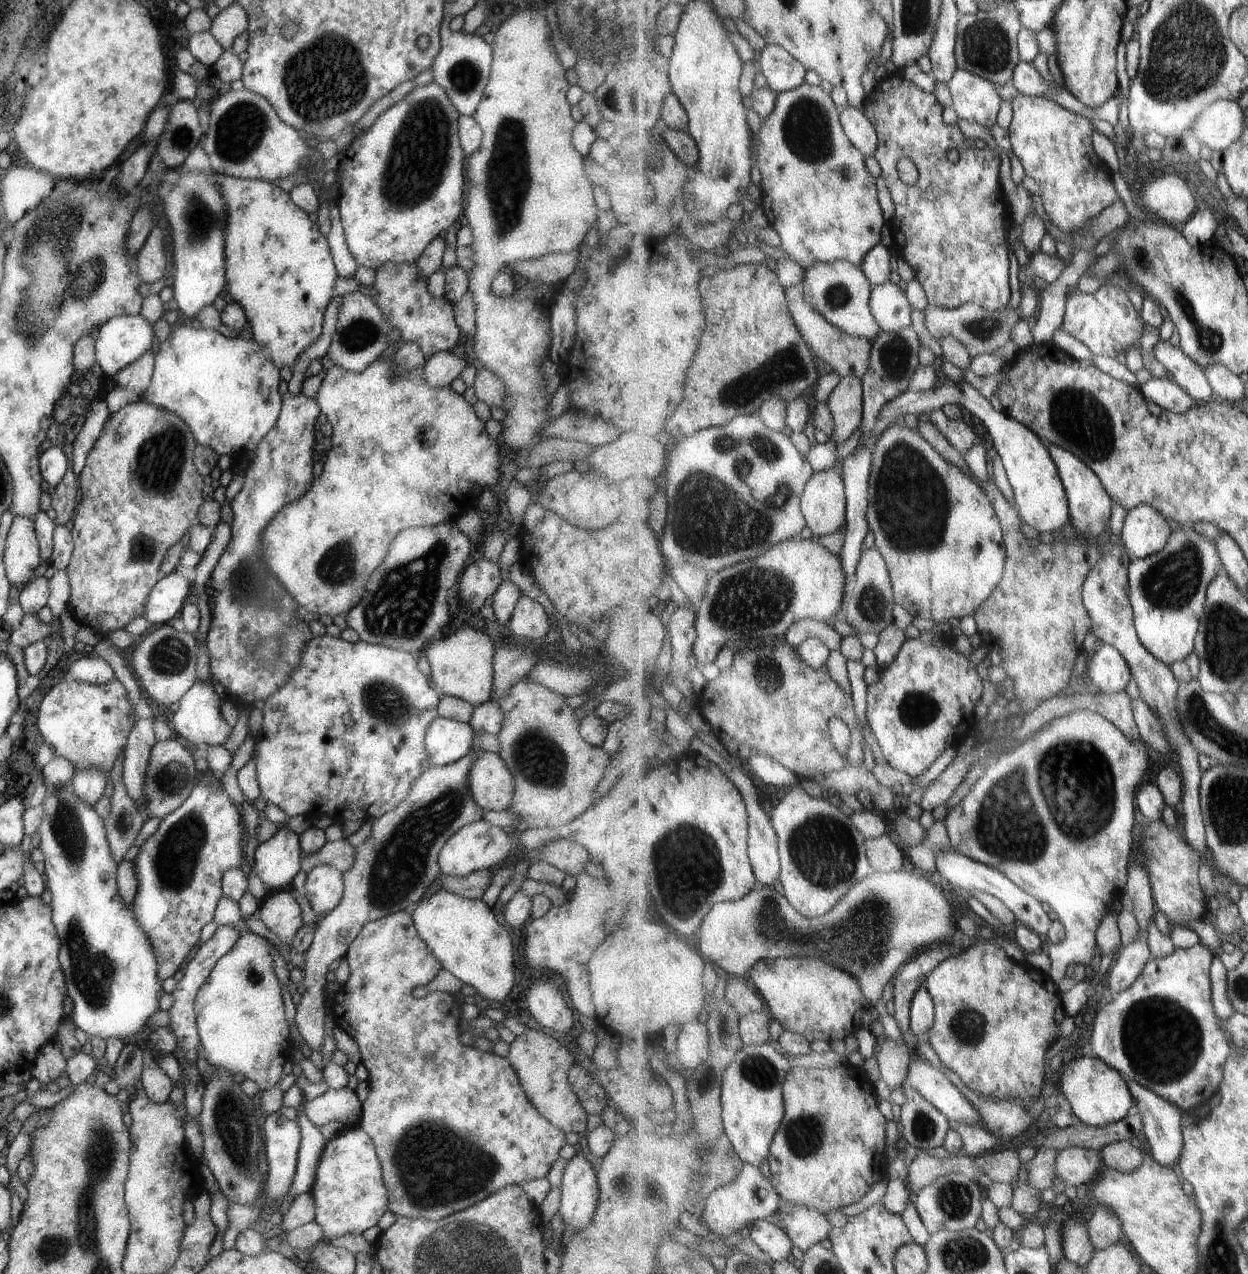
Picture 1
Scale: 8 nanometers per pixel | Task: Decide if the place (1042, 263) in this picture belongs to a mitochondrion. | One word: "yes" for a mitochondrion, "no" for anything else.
no

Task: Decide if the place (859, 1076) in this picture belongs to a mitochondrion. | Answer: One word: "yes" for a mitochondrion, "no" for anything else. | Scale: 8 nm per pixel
no

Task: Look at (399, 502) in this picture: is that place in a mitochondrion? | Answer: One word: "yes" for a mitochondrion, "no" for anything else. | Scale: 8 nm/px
no

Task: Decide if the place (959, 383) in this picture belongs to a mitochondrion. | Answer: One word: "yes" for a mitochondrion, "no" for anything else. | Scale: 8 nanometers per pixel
no

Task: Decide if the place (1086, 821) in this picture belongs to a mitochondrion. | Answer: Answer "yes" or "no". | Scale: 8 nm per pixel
yes

